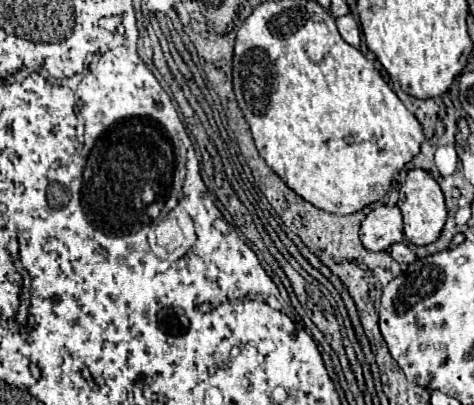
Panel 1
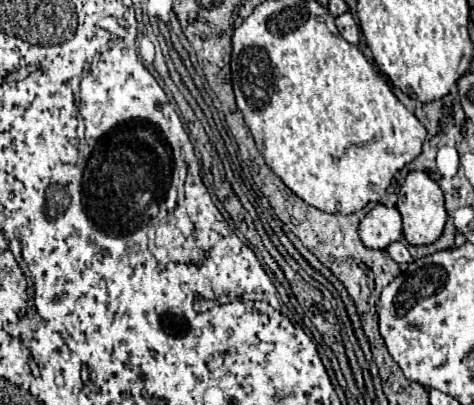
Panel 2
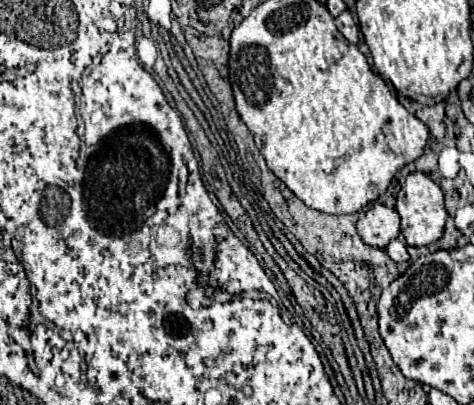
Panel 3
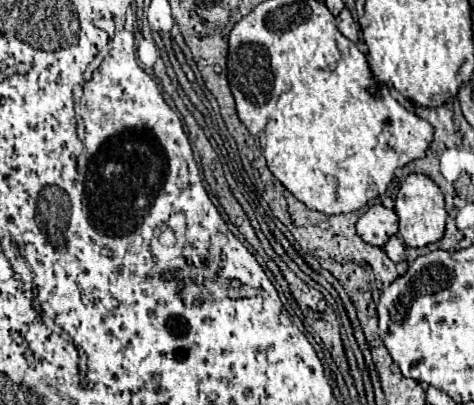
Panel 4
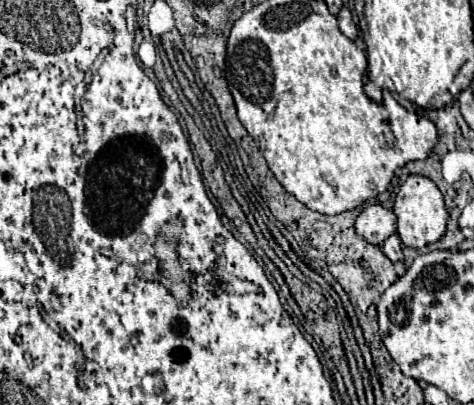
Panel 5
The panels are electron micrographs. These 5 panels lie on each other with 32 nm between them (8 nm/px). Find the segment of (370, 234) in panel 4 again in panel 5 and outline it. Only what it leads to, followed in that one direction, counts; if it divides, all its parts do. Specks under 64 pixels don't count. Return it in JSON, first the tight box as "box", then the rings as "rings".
{"box":[356,204,396,244],"rings":[[[380,204],[366,206],[356,218],[356,234],[370,244],[382,244],[390,234],[396,232],[396,216]]]}

